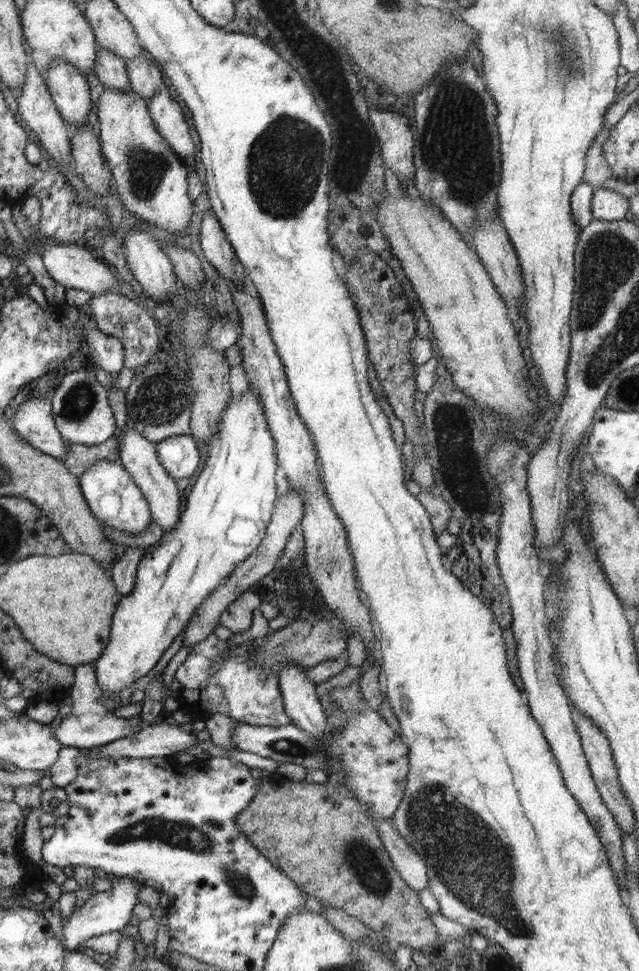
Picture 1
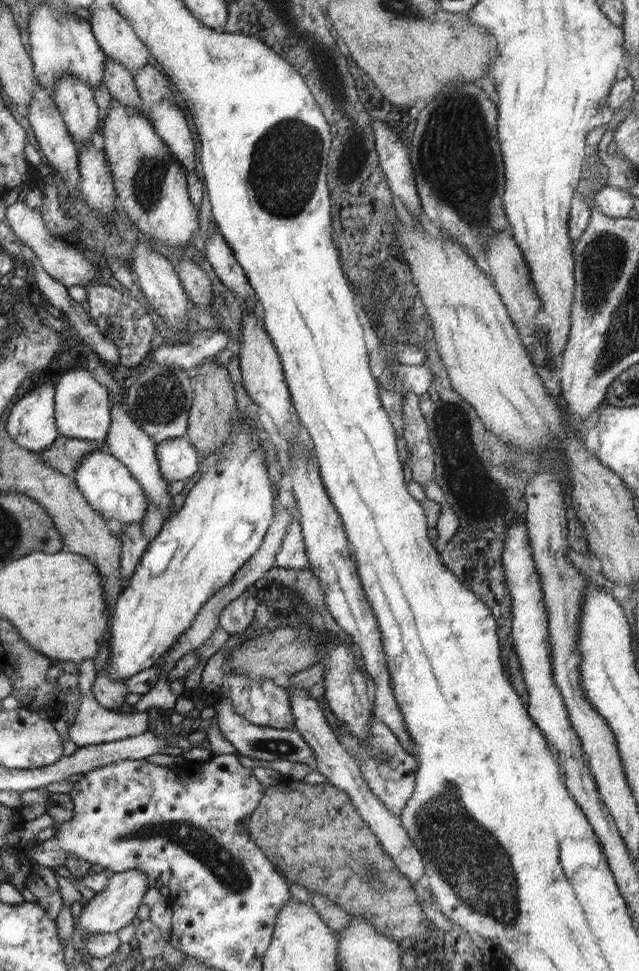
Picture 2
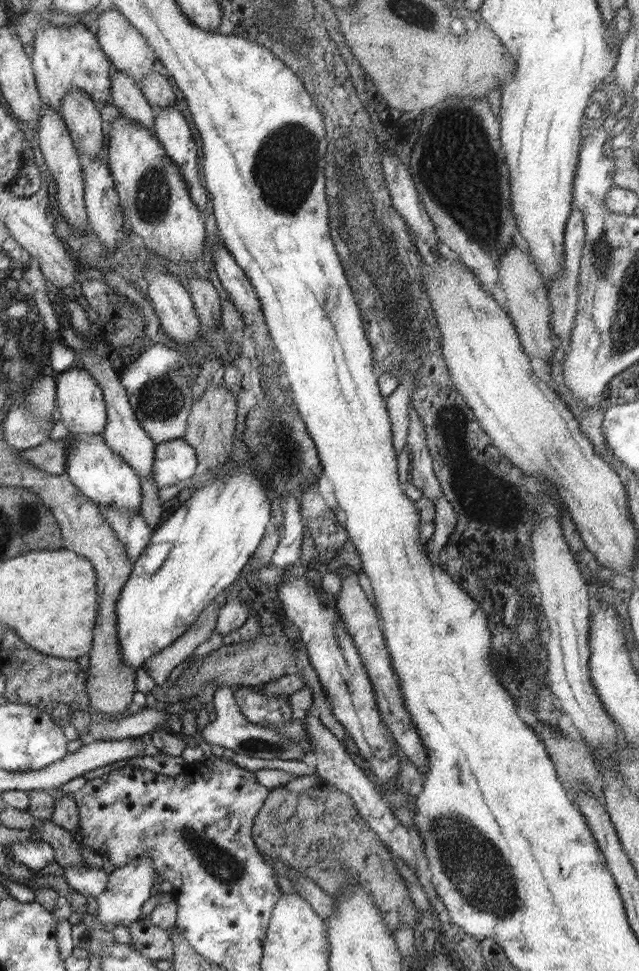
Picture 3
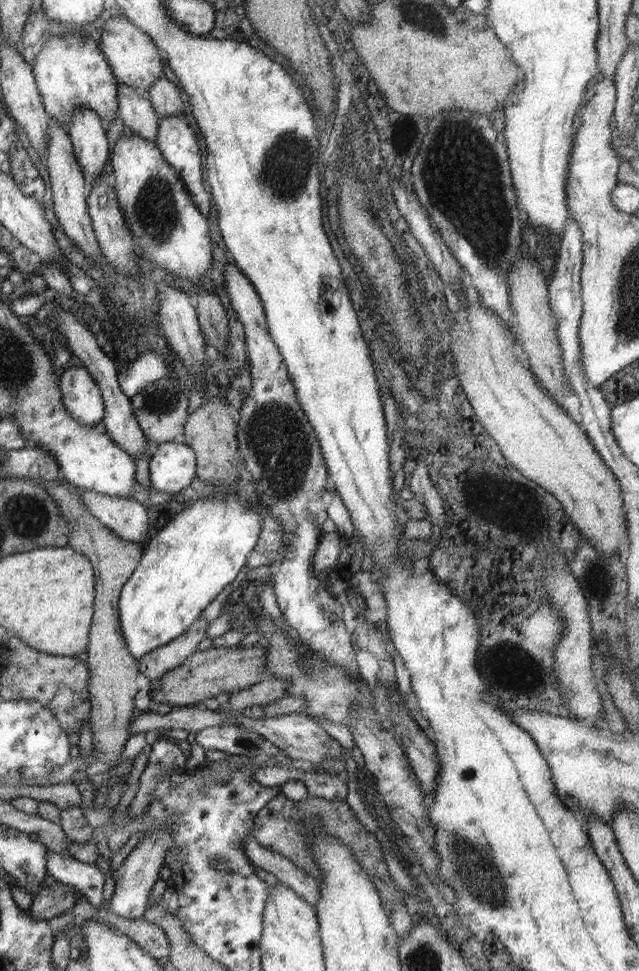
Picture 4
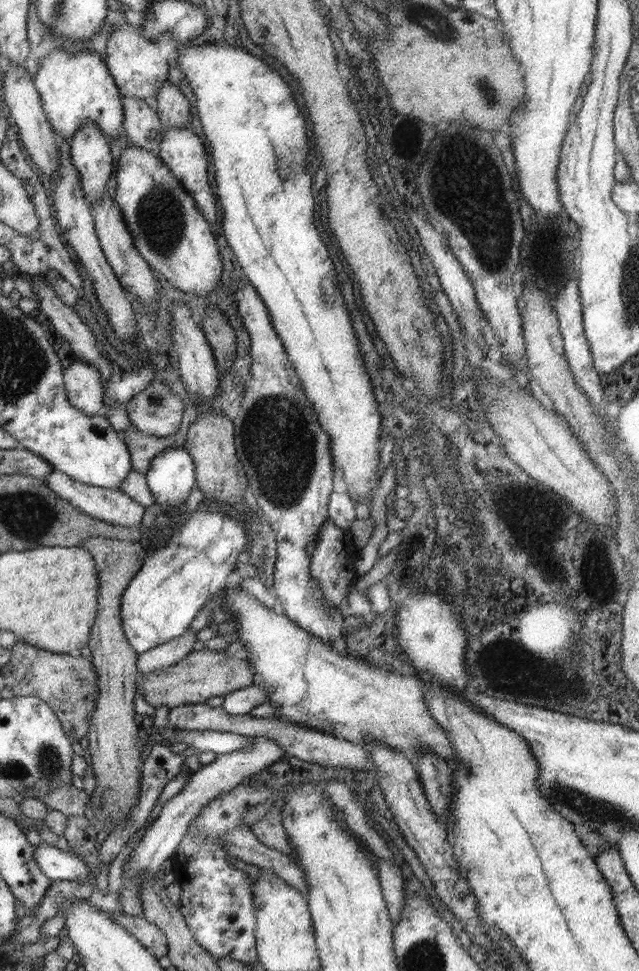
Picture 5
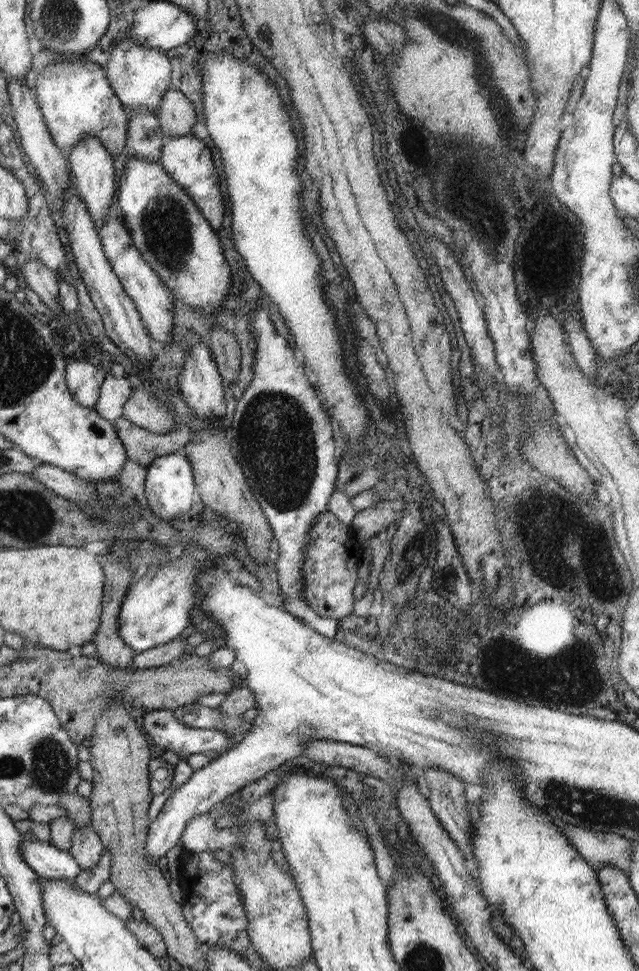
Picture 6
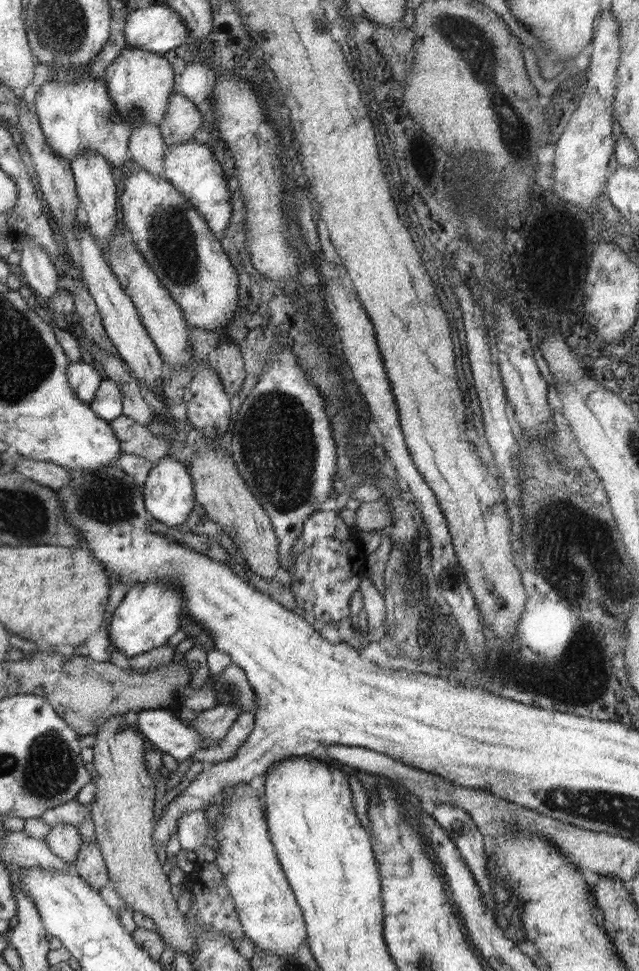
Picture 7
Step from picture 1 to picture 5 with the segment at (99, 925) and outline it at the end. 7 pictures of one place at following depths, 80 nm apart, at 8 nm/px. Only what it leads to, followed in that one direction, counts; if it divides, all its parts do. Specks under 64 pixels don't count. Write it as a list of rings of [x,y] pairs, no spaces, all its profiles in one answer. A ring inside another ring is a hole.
[[[260,735],[251,737],[249,747],[244,747],[242,750],[231,752],[230,754],[221,754],[216,759],[207,764],[202,765],[198,772],[191,772],[190,780],[186,782],[182,791],[176,794],[174,798],[170,798],[162,810],[156,821],[146,829],[144,836],[140,840],[140,844],[136,849],[132,850],[123,867],[123,883],[125,887],[120,895],[122,914],[126,916],[143,917],[144,908],[142,901],[139,899],[139,886],[141,882],[150,875],[156,874],[160,866],[169,865],[174,857],[176,850],[182,839],[186,837],[190,825],[194,818],[198,817],[198,813],[214,799],[224,795],[224,793],[238,787],[252,778],[259,778],[259,775],[264,773],[264,769],[271,765],[274,766],[281,758],[288,755],[287,752],[280,746],[272,737]]]

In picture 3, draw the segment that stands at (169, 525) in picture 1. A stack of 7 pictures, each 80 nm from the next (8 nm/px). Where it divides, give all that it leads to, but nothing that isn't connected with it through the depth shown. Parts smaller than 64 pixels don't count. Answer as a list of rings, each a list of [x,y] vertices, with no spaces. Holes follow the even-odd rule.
[[[87,340],[88,348],[80,354],[83,370],[86,370],[92,379],[96,380],[98,386],[102,389],[103,399],[107,412],[106,428],[102,432],[102,438],[106,446],[110,447],[116,454],[119,454],[128,462],[138,473],[139,477],[150,477],[153,480],[153,464],[155,459],[156,444],[148,437],[148,434],[142,429],[140,421],[136,418],[133,406],[129,401],[129,394],[125,386],[118,380],[119,376],[110,367],[109,360],[98,356],[90,346],[90,340]]]

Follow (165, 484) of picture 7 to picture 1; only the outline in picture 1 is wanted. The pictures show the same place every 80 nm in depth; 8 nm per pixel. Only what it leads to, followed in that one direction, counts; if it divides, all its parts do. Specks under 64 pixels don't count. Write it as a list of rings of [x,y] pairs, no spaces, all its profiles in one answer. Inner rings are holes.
[[[191,435],[174,436],[156,443],[160,464],[174,479],[189,478],[200,466],[198,444]]]

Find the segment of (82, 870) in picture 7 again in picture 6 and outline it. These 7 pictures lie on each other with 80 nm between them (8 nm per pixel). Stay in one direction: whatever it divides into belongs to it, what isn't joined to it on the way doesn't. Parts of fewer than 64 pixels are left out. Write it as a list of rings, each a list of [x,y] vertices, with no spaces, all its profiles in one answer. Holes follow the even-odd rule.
[[[91,826],[74,827],[74,837],[72,837],[72,847],[70,847],[69,854],[80,865],[81,870],[93,868],[100,863],[103,845]]]

